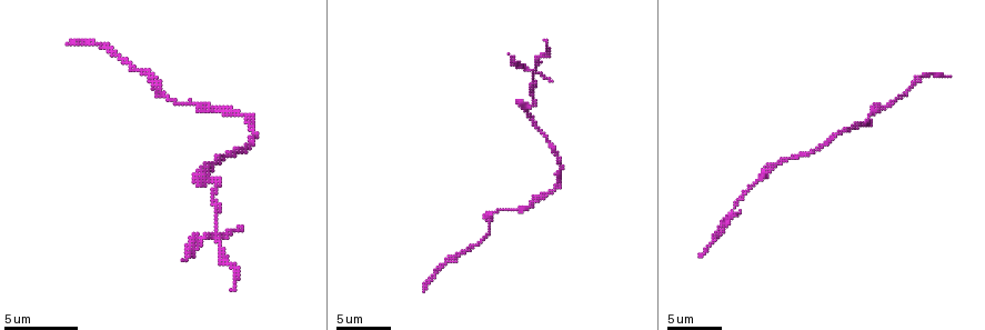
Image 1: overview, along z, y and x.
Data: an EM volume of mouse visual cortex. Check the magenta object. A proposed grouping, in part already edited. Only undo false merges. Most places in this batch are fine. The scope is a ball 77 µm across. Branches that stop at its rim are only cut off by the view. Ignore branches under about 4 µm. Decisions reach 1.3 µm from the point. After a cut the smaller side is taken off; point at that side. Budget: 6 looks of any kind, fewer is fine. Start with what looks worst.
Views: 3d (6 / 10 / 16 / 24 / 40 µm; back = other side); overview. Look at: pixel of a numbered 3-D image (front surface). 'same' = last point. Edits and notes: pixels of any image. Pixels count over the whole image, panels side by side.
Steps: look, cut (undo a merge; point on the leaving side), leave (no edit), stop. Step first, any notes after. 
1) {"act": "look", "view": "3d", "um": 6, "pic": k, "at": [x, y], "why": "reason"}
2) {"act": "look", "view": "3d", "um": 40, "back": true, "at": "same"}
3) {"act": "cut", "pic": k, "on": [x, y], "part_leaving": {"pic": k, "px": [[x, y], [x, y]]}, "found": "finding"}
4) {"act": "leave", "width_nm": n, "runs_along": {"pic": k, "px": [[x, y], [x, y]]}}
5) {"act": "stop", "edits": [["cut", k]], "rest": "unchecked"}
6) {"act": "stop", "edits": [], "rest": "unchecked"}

{"act": "look", "view": "3d", "um": 16, "pic": 1, "at": [213, 235], "why": "looks like a crossing"}

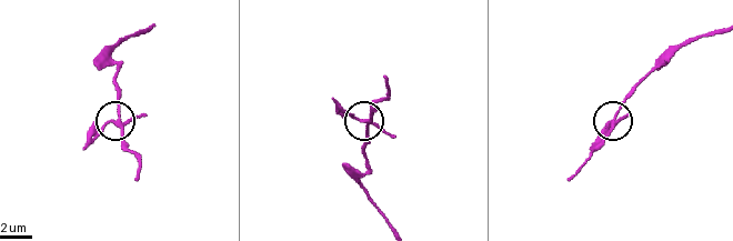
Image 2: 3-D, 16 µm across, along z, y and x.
{"act": "cut", "pic": 2, "on": [97, 131], "found": "two cells meet here"}

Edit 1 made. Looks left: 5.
{"act": "look", "view": "3d", "um": 6, "pic": 1, "at": [764, 178], "why": "thick turns thin"}

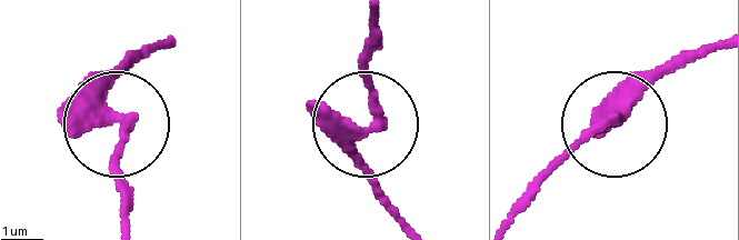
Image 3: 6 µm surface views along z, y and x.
{"act": "leave", "runs_along": {"pic": 3, "px": [[167, 41], [107, 101], [125, 137], [113, 176], [125, 214]]}, "found": "continuous, no second cell"}

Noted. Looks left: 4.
{"act": "look", "view": "3d", "um": 10, "pic": 1, "at": [250, 123]}

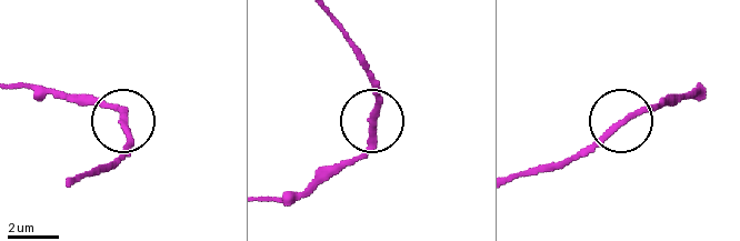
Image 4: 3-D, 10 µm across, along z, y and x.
{"act": "leave", "width_nm": 240, "runs_along": {"pic": 4, "px": [[376, 123], [378, 86], [371, 69]]}, "found": "one cell here"}

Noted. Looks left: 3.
{"act": "stop", "edits": [["cut", 2]], "rest": "unchecked"}

